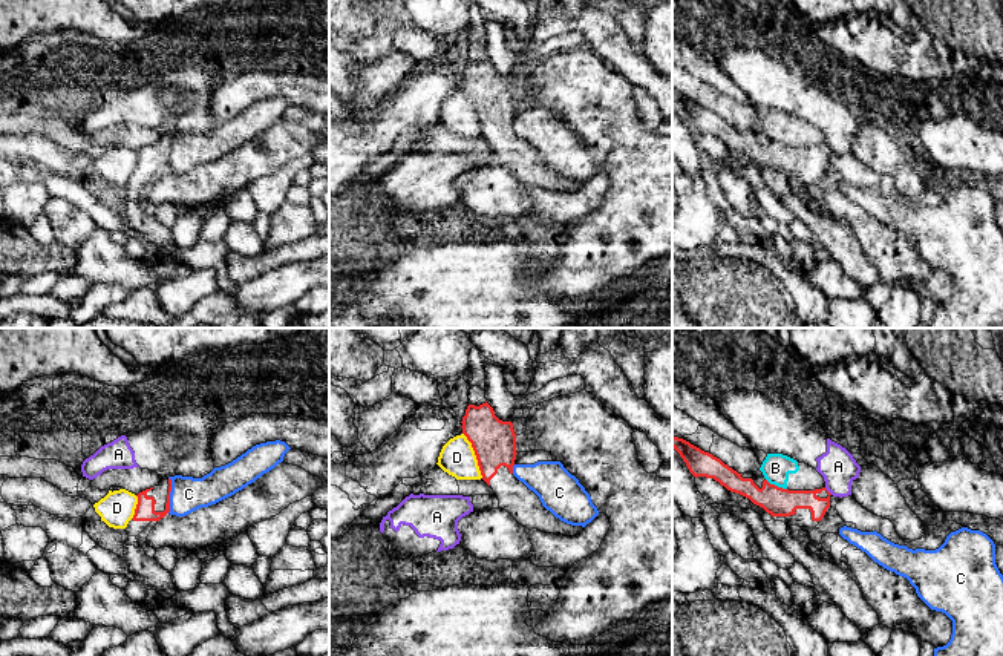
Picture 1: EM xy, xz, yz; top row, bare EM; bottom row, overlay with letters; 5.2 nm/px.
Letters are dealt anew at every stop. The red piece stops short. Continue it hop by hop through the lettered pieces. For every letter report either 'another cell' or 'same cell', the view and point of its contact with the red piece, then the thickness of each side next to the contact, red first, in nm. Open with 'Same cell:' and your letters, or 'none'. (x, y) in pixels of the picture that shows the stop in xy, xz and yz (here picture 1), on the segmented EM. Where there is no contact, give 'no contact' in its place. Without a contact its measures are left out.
Same cell: none
A: another cell; meets red in yz at (827, 491); 140 nm thick on the red side, 190 nm on the other
B: another cell; meets red in yz at (777, 486); 150 nm thick on the red side, 150 nm on the other
C: another cell; meets red in xy at (169, 495); 100 nm thick on the red side, 180 nm on the other
D: another cell; meets red in xz at (475, 454); 220 nm thick on the red side, 190 nm on the other

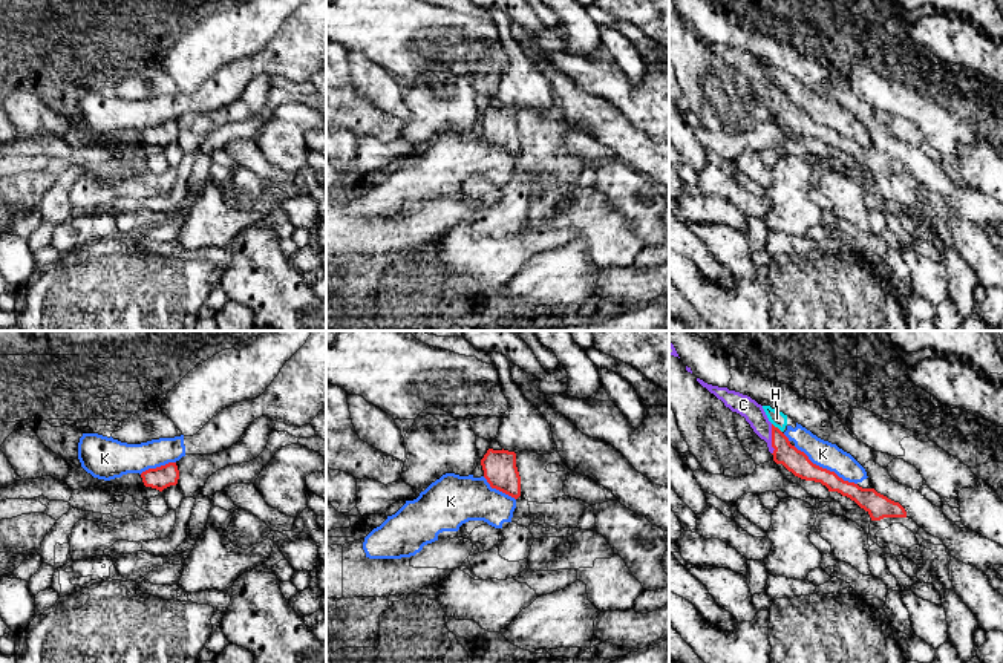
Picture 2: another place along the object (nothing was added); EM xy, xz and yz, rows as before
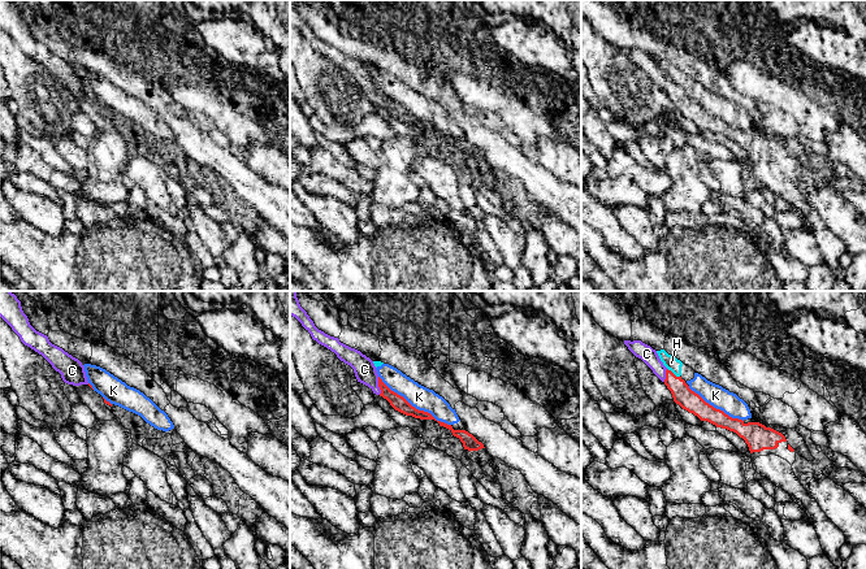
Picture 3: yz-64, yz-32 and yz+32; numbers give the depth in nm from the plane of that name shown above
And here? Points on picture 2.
Same cell: C
C: same cell; meets red in yz at (772, 440); 120 nm thick on the red side, 110 nm on the other
H: another cell; meets red in yz at (777, 427); 120 nm thick on the red side, 80 nm on the other
K: another cell; meets red in yz at (826, 469); 120 nm thick on the red side, 140 nm on the other

